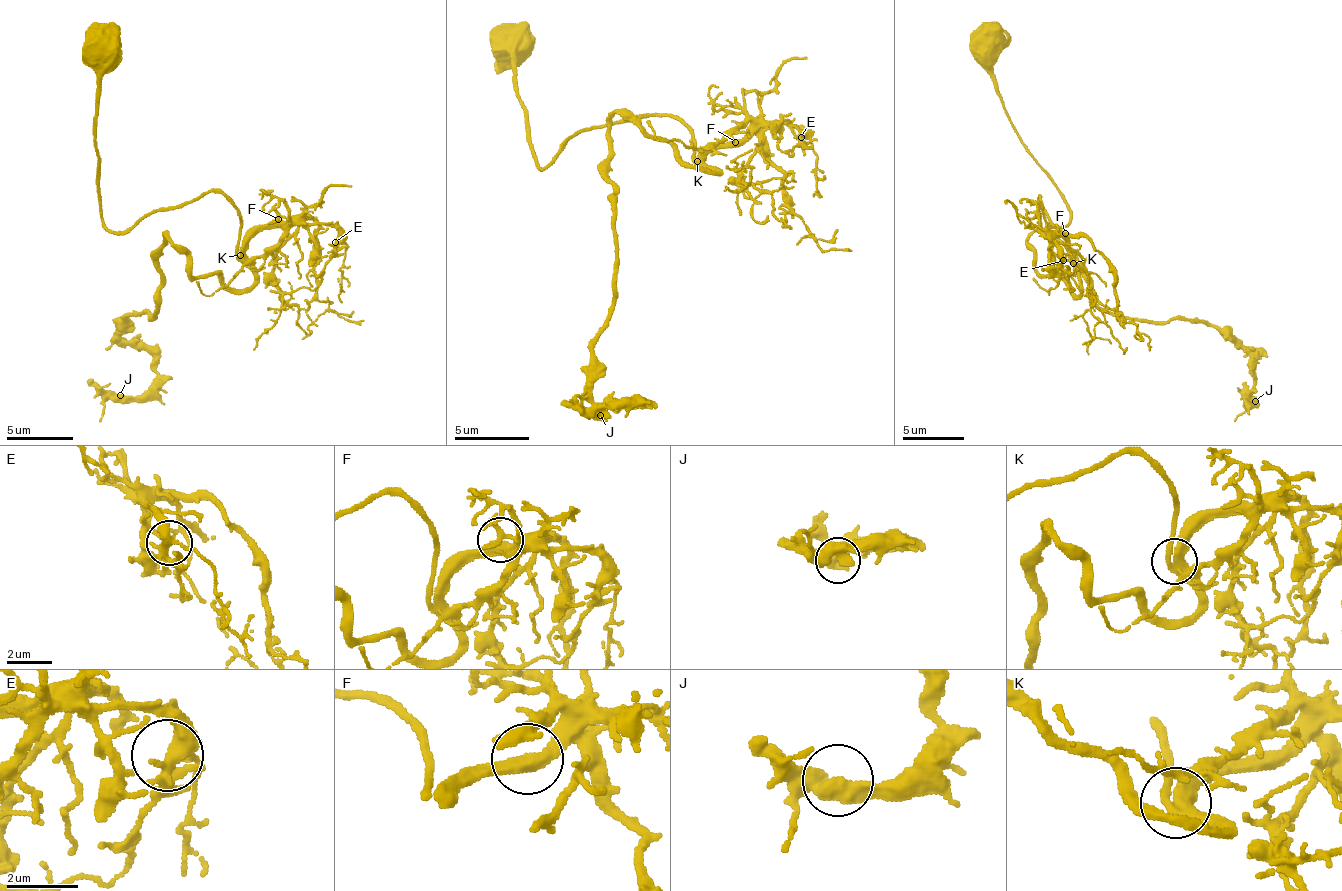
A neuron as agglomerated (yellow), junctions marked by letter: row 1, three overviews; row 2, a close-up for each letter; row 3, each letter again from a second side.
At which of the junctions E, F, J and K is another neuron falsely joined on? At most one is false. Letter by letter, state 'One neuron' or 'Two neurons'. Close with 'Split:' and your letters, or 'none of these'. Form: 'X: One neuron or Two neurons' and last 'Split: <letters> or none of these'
E: One neuron
F: One neuron
J: One neuron
K: One neuron
Split: none of these

